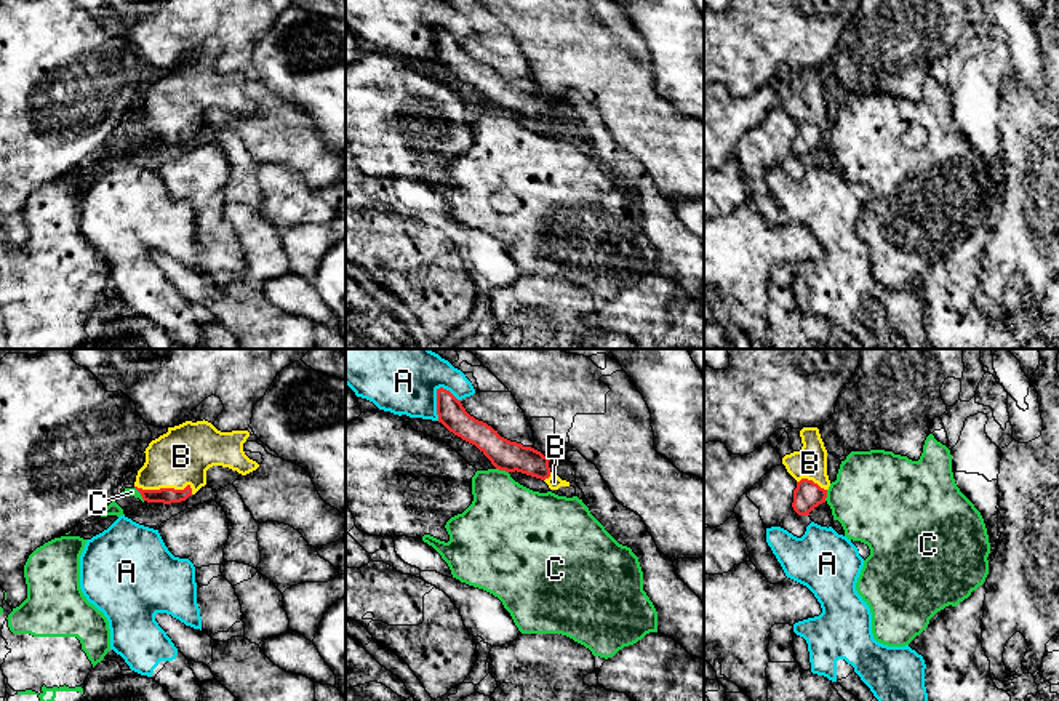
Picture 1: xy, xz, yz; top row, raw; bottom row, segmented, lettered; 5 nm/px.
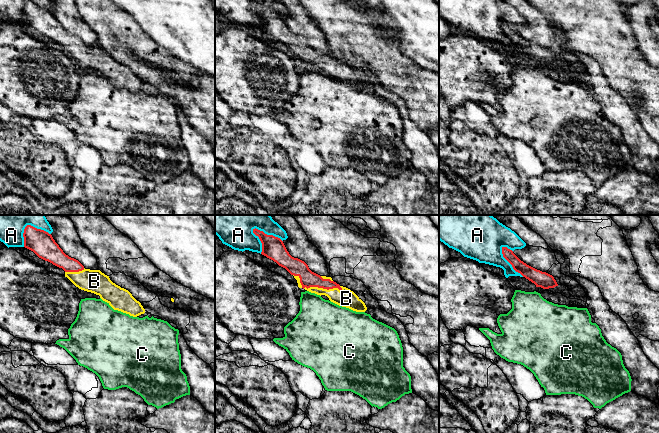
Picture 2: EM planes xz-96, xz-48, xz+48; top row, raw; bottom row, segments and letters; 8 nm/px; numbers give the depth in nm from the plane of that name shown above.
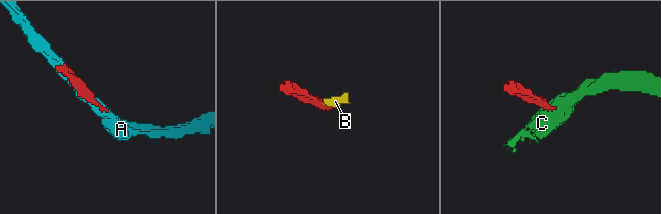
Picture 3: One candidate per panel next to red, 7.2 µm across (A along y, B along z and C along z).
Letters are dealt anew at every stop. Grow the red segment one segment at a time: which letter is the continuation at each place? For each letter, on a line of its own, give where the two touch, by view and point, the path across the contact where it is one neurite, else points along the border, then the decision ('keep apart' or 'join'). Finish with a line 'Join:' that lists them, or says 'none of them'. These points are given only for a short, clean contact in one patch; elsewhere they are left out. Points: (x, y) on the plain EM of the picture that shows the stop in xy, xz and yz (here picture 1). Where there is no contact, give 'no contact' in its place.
A: meets red in xz at (437, 45); keep apart
B: meets red in xy at (165, 130); join
C: meets red in xz at (503, 111); border along xz (496, 109), (507, 114); keep apart
Join: B

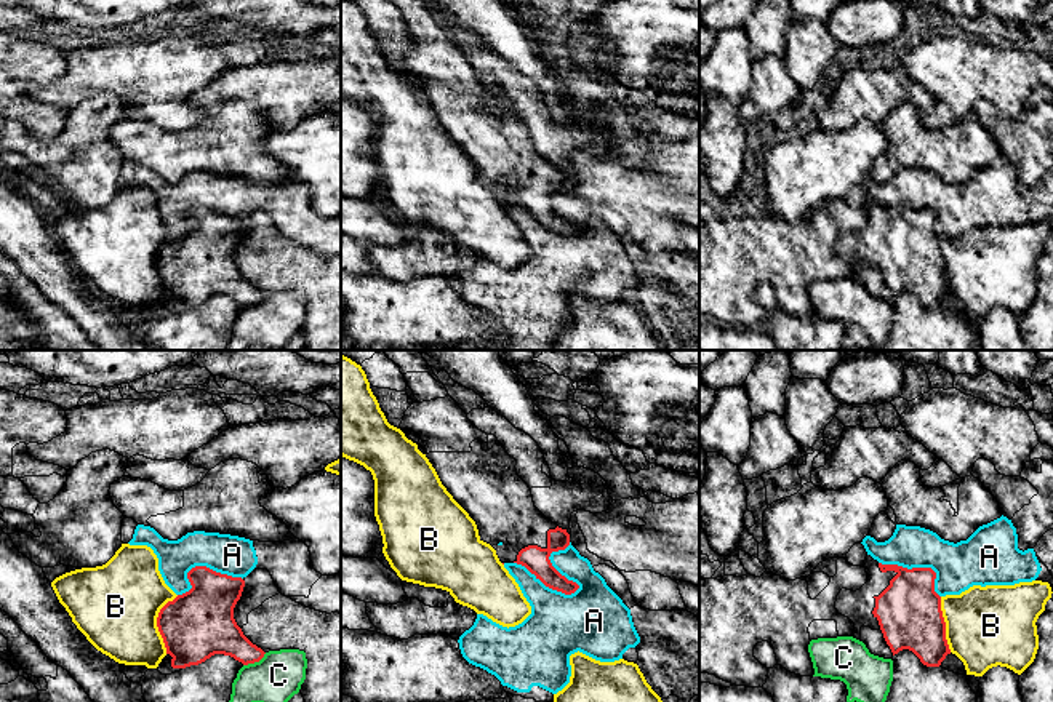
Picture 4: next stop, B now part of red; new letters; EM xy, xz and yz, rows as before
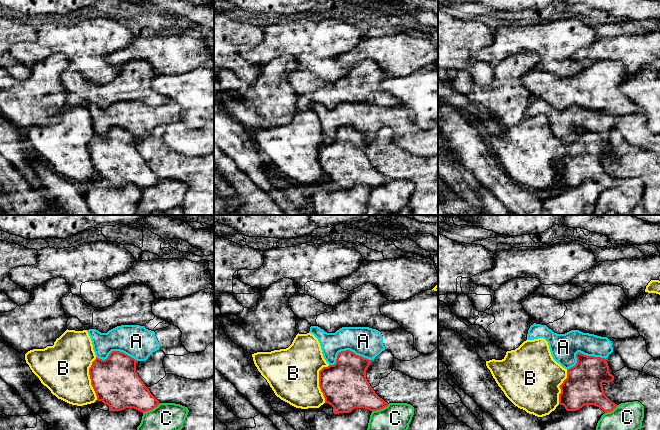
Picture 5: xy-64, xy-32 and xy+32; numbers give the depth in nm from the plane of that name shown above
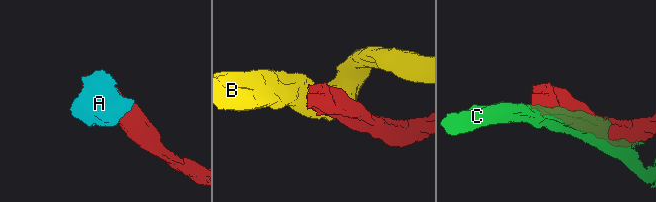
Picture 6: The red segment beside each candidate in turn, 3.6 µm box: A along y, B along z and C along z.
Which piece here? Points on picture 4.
A: meets red in xz at (548, 227); keep apart
B: meets red in xy at (157, 264); keep apart
C: meets red in xy at (255, 303); keep apart
Join: none of them

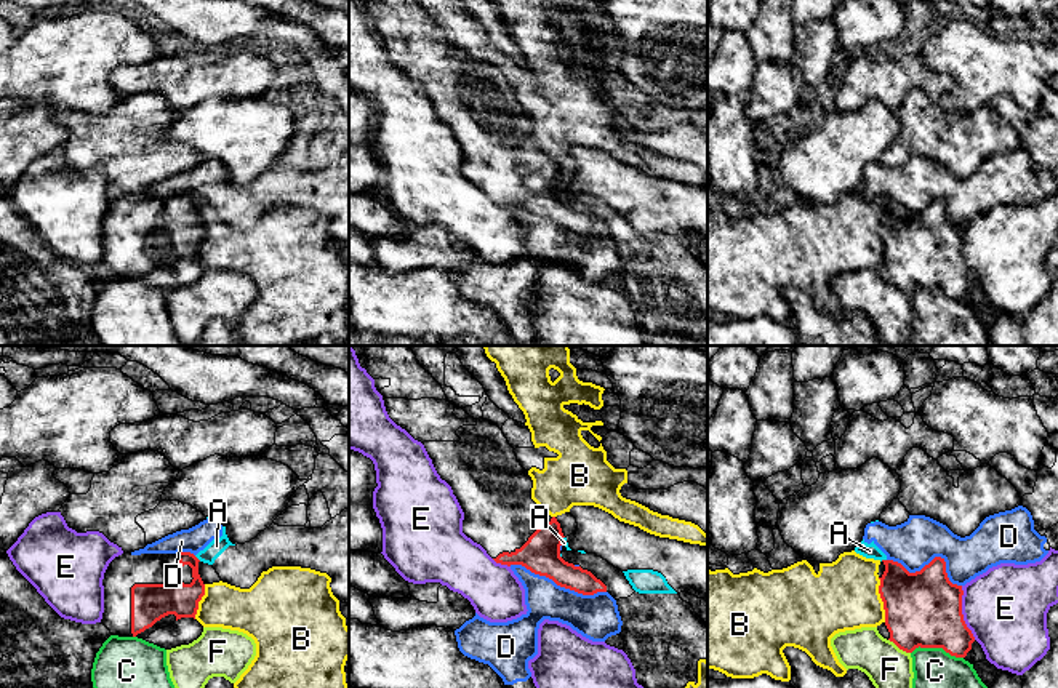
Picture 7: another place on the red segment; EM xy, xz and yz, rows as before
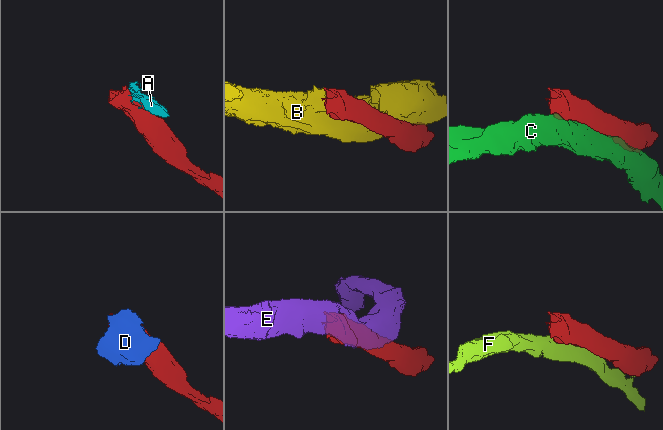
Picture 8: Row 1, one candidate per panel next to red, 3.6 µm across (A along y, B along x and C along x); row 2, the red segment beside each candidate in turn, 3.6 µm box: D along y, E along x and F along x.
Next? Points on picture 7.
A: meets red in xy at (196, 199); border along xy (194, 197), (200, 202); keep apart
B: meets red in yz at (882, 242); keep apart
C: meets red in yz at (937, 288); keep apart
D: meets red in xz at (557, 226); keep apart
E: meets red in yz at (961, 255); keep apart
F: meets red in yz at (900, 290); keep apart
Join: none of them

